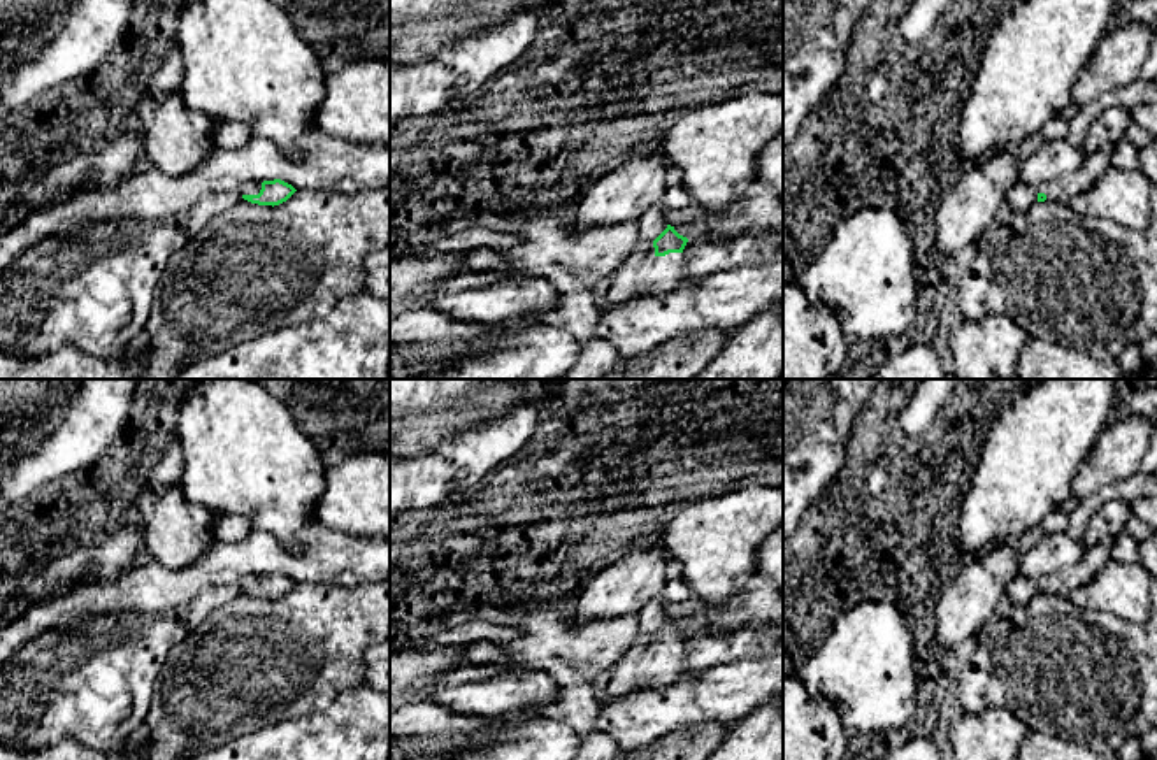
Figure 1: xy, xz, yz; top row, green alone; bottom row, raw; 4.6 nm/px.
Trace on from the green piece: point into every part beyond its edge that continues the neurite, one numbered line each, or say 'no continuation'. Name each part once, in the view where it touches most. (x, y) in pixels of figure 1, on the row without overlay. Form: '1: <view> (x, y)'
1: xz (643, 666)

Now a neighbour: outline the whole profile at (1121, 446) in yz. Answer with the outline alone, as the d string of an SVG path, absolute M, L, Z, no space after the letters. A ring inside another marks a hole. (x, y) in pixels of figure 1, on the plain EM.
M1127 412L1120 421L1108 425L1090 456L1080 465L1071 495L1082 500L1103 486L1139 472L1150 435L1152 427L1143 416Z

